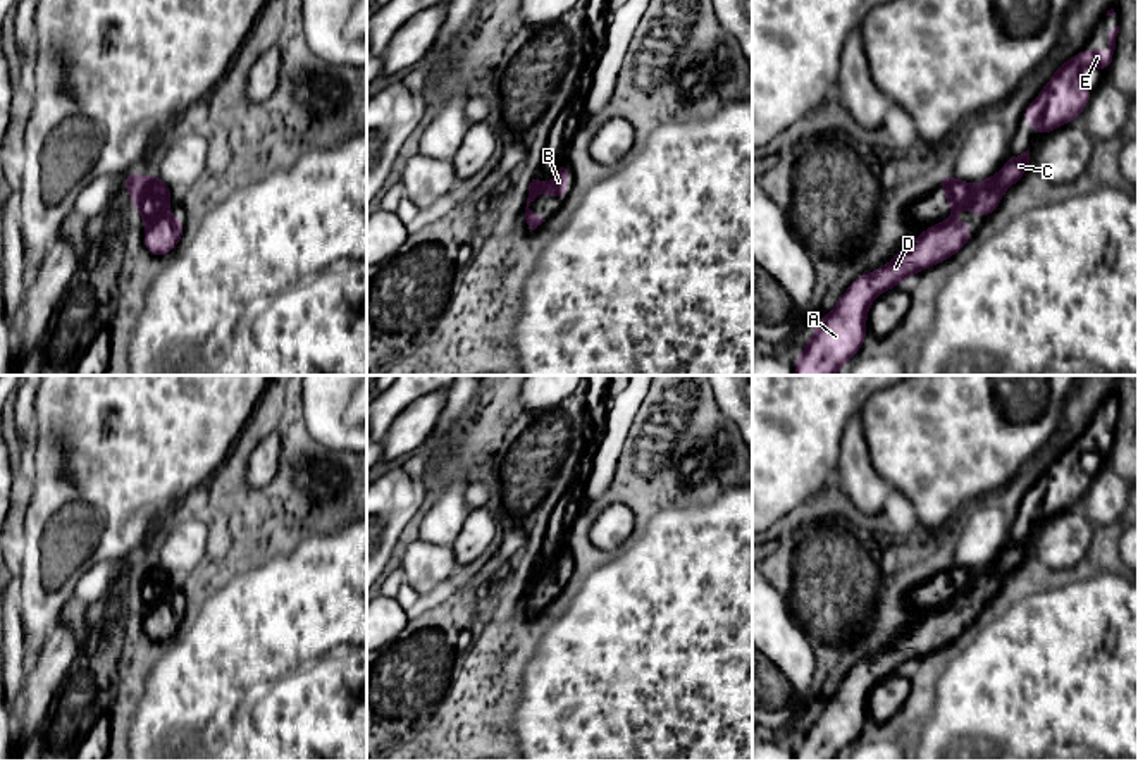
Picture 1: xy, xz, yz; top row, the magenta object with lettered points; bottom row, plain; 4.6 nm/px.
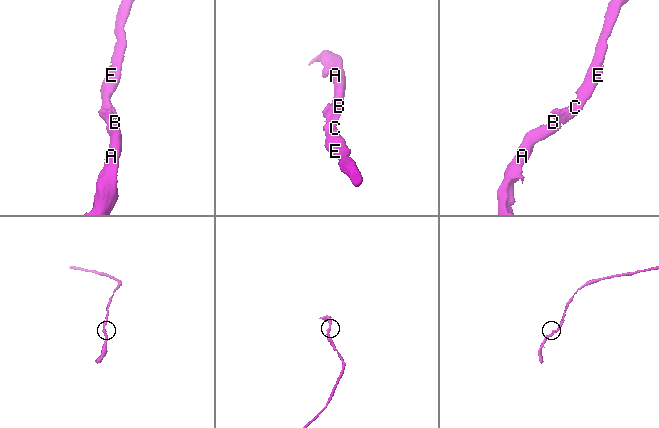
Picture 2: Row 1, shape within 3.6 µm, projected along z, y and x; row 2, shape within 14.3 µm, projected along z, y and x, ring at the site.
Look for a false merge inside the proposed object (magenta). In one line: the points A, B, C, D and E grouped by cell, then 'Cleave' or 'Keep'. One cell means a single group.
Groups: A B C D E. Keep

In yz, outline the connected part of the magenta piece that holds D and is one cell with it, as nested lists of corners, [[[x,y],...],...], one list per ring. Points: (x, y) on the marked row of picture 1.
[[[1030,148],[1017,157],[1009,157],[995,176],[976,184],[968,184],[952,176],[937,177],[945,200],[950,203],[949,219],[926,227],[887,265],[871,274],[861,274],[847,288],[837,306],[821,317],[802,353],[795,358],[794,375],[833,375],[840,372],[866,339],[866,315],[875,298],[912,274],[954,257],[973,238],[971,227],[956,220],[954,215],[961,208],[968,208],[985,220],[999,208],[1004,191],[1014,186],[1028,169]]]

